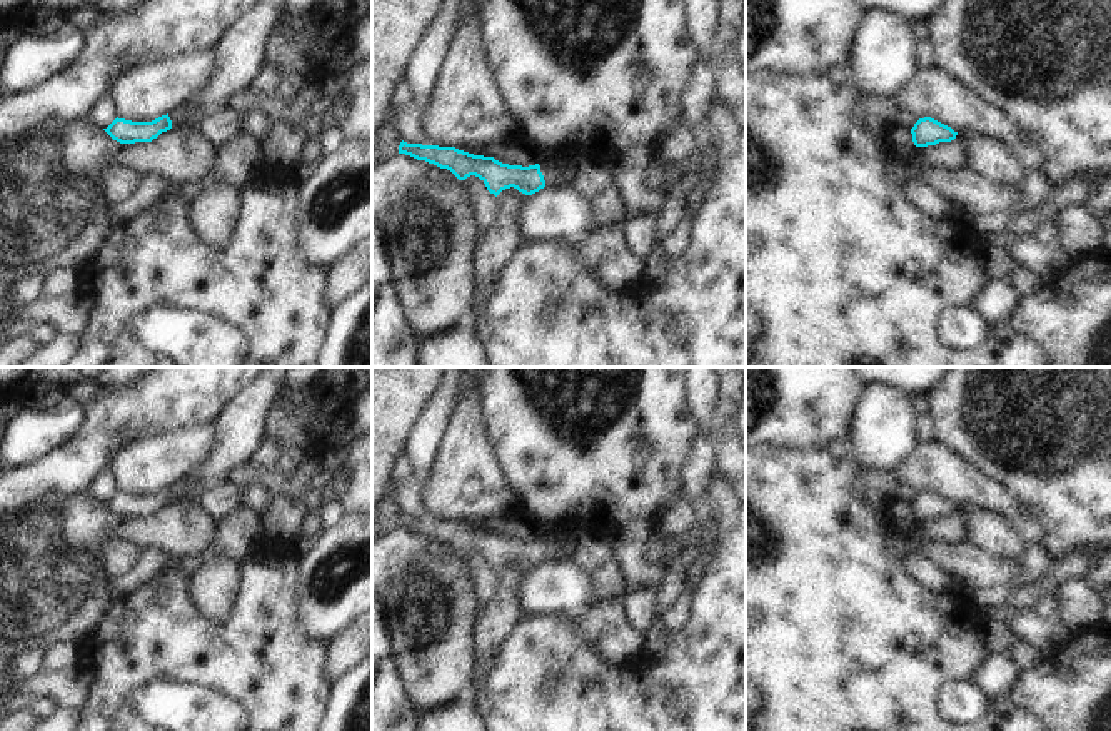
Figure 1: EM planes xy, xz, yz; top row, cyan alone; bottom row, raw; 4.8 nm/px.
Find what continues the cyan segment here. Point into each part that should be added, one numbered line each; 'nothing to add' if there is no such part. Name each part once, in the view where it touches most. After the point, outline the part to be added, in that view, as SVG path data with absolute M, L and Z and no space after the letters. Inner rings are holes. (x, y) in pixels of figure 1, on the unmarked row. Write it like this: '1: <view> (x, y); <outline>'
1: xz (554, 551); M540 541L540 546L544 549L545 554L545 561L566 561L571 559L574 554L574 541L567 541L567 542L547 542L547 541Z

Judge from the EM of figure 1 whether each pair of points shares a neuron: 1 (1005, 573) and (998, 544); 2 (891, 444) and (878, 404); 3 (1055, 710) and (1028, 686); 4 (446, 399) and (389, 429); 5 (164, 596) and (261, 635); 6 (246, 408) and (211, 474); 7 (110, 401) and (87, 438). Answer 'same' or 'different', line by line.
1: different
2: same
3: same
4: different
5: same
6: same
7: same

